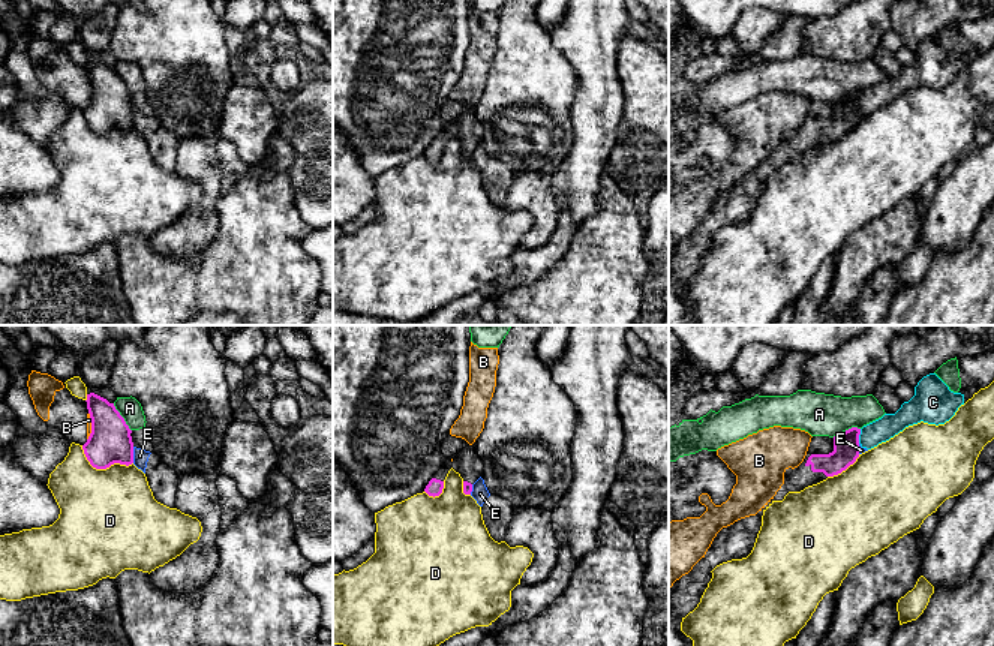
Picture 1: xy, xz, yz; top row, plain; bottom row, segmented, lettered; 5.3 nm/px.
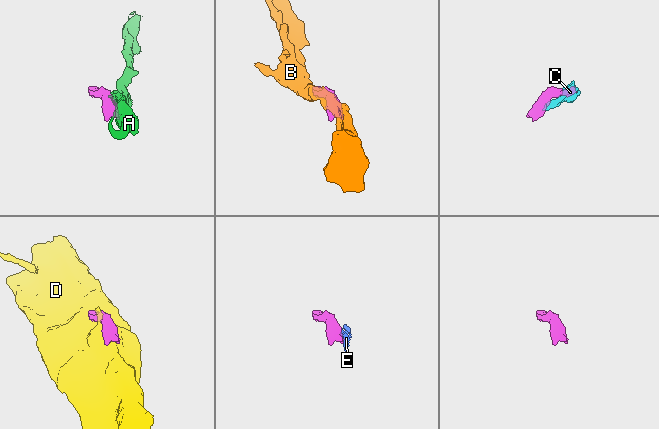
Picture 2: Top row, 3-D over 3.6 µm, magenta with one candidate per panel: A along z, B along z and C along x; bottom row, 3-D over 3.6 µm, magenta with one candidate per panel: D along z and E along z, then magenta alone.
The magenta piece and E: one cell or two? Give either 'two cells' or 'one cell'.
two cells

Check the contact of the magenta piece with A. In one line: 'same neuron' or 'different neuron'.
different neuron

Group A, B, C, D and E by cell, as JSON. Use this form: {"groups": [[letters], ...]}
{"groups": [["A"], ["B"], ["C", "E"], ["D"]]}

